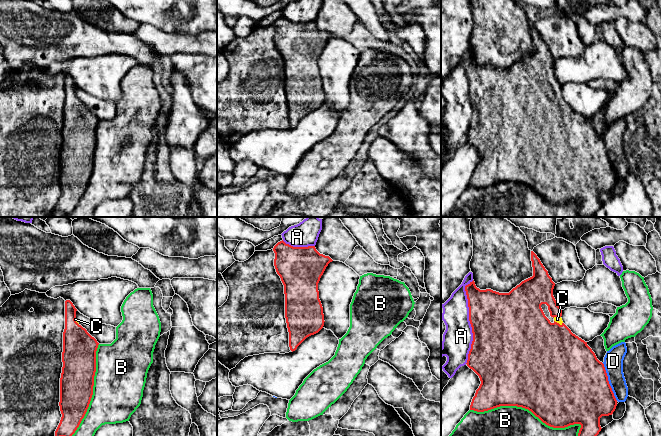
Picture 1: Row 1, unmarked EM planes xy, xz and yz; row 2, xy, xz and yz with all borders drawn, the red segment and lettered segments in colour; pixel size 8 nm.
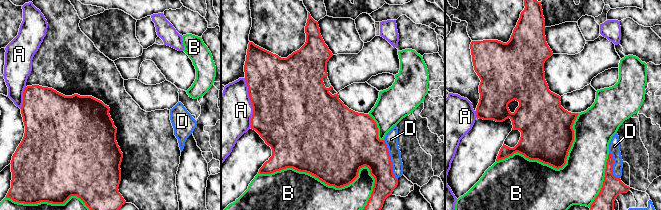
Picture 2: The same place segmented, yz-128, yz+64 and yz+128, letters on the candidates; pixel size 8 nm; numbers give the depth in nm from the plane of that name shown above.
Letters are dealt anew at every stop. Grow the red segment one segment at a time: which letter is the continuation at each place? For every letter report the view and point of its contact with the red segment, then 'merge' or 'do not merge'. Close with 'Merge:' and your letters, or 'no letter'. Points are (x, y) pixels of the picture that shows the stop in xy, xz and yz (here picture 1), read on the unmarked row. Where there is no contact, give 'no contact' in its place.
A: meets red in yz at (469, 96); do not merge
B: meets red in yz at (532, 188); do not merge
C: meets red in yz at (558, 99); merge
D: meets red in yz at (608, 158); do not merge
Merge: C

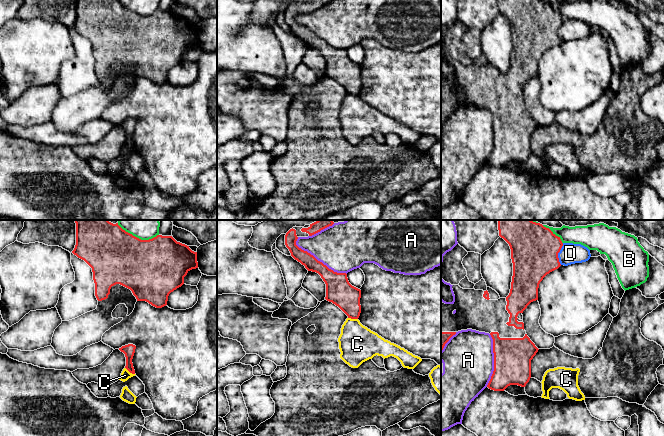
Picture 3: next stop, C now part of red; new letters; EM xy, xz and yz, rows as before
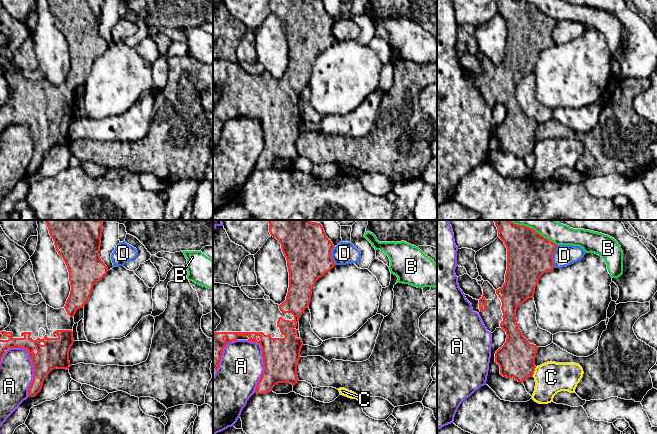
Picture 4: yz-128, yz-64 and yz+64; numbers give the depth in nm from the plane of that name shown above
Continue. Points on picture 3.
A: meets red in xz at (317, 36); do not merge
B: meets red in xy at (138, 14); do not merge
C: meets red in xy at (130, 148); do not merge
D: meets red in yz at (557, 30); do not merge
Merge: no letter

